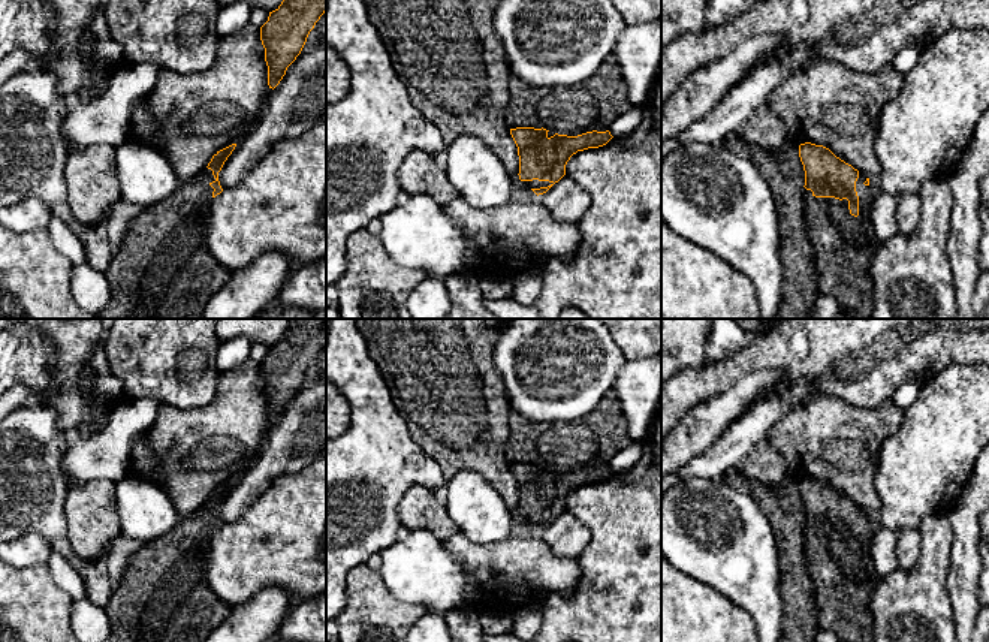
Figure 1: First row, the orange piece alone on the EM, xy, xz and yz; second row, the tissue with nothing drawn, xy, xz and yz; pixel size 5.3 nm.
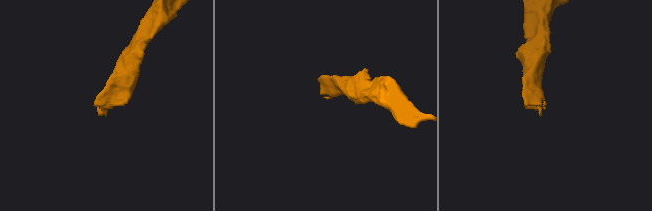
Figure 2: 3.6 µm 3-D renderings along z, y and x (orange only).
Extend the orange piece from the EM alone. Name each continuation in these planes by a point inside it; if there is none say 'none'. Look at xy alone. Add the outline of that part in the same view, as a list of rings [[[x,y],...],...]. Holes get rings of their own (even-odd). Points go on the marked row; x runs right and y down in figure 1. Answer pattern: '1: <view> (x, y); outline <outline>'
1: xy (163, 268); outline [[[212,171],[183,181],[162,202],[144,208],[129,226],[114,253],[106,280],[111,299],[96,319],[196,319],[208,301],[229,281],[232,271],[223,266],[206,245],[206,220],[214,199]]]

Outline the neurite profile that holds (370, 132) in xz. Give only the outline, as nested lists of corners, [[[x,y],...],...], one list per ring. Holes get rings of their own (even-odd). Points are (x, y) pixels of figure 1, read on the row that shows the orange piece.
[[[328,0],[326,42],[350,70],[350,88],[335,102],[326,103],[326,287],[346,271],[347,238],[392,211],[401,201],[398,169],[410,151],[435,157],[446,144],[435,124],[411,103],[404,81],[368,18],[362,0]]]

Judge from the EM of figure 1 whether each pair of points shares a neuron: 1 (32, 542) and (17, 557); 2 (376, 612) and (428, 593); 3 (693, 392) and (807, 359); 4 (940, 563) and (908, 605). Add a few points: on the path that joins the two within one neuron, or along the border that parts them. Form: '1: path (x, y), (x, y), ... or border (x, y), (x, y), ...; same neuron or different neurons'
1: path (29, 545), (20, 554); same neuron
2: border (380, 576), (401, 602), (419, 603), (427, 611); different neurons
3: path (721, 376), (732, 367), (751, 358), (778, 358); same neuron
4: path (929, 573), (920, 582), (916, 594); same neuron

